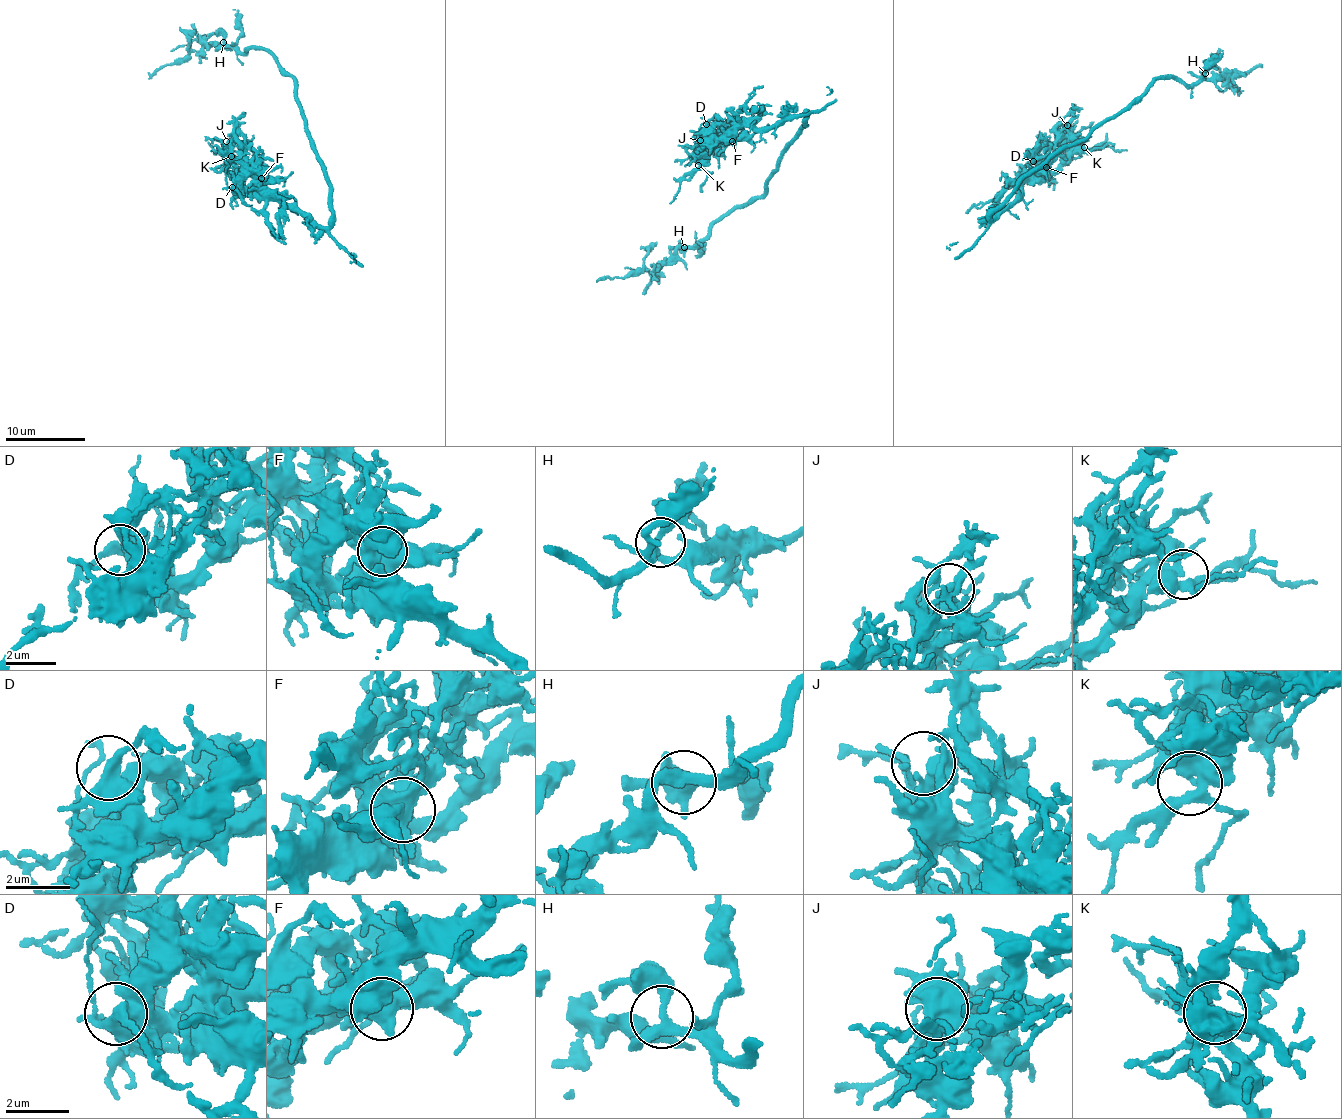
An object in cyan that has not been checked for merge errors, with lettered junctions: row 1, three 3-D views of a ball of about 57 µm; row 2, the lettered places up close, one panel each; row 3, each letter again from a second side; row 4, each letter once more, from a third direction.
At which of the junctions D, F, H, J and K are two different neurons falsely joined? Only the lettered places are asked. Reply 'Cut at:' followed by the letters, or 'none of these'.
Cut at: none of these

